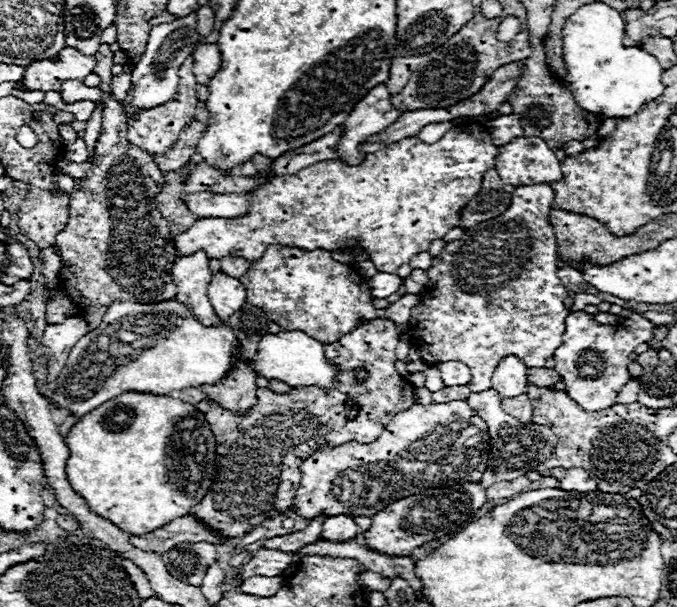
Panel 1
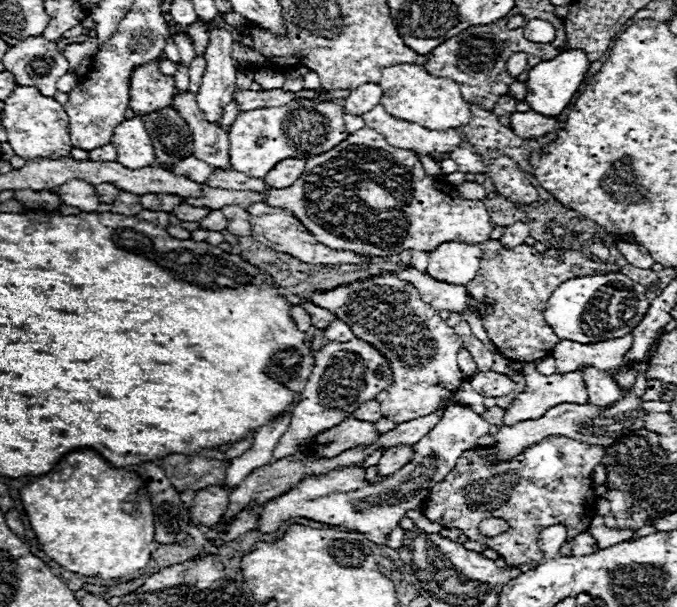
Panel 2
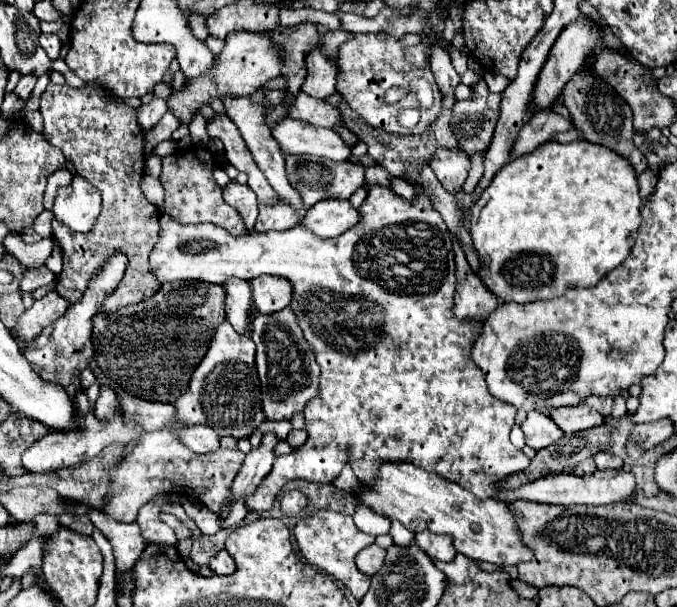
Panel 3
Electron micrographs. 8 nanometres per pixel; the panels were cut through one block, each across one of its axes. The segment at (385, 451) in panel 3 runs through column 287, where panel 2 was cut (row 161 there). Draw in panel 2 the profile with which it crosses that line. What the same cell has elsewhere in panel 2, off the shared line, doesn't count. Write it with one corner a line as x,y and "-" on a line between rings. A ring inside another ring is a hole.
298,98
276,108
258,108
238,114
228,130
232,142
232,170
244,172
252,178
264,178
284,158
308,158
332,150
348,136
342,114
344,110
336,102
314,102
308,98
-
464,142
460,148
456,148
454,152
448,152
446,154
448,158
452,158
458,166
460,166
460,172
464,174
480,174
480,172
486,172
486,166
480,158
480,154
474,150
474,146
470,146
468,142

